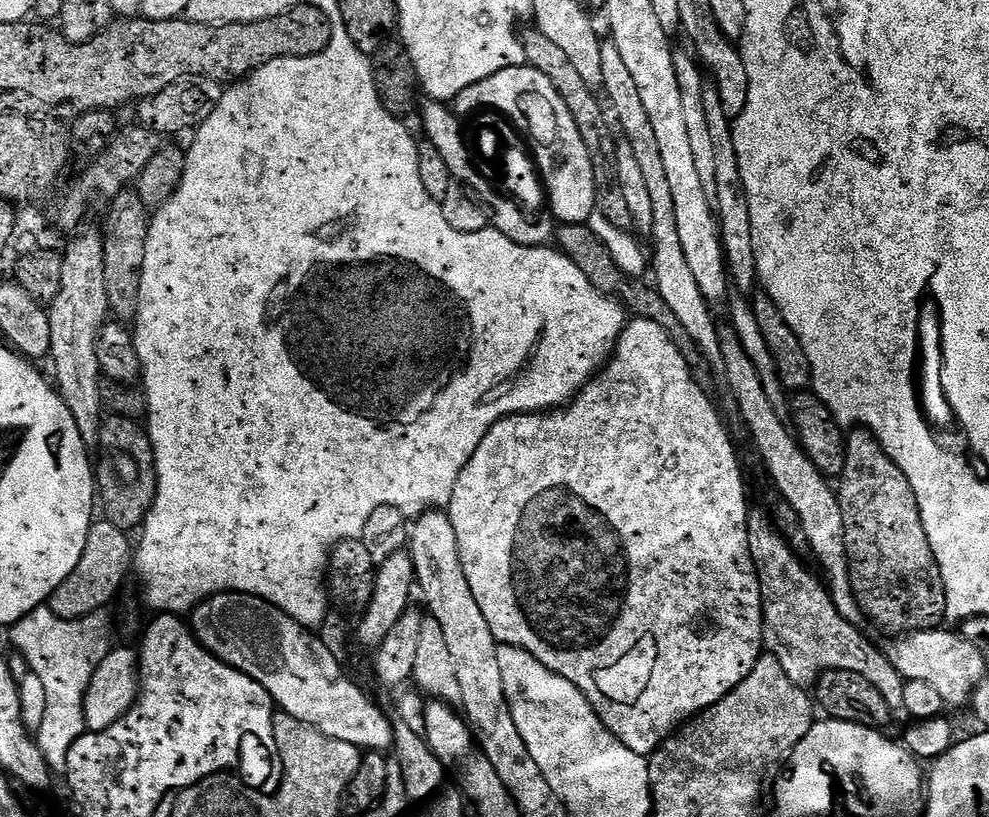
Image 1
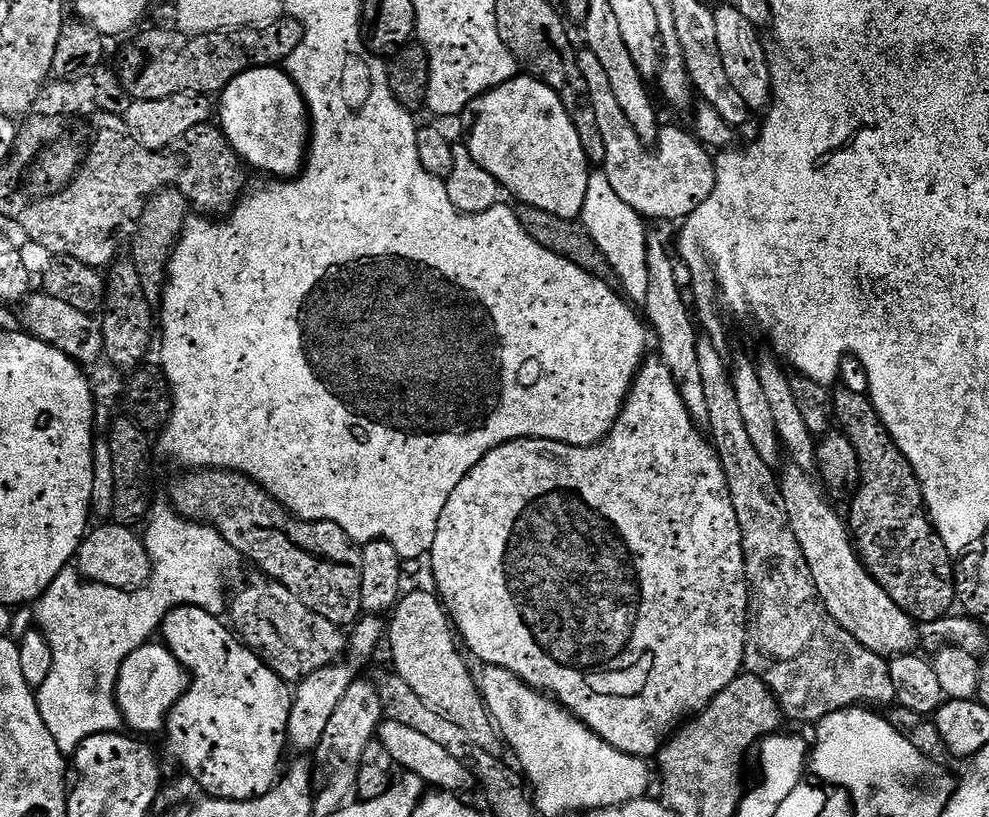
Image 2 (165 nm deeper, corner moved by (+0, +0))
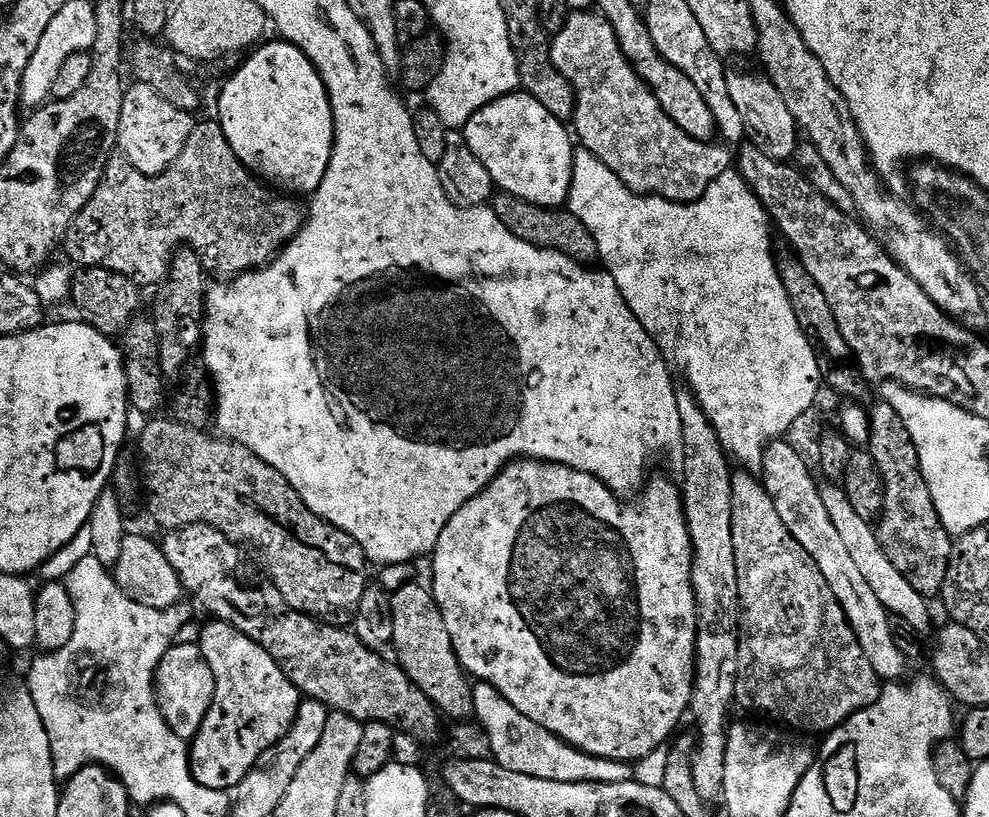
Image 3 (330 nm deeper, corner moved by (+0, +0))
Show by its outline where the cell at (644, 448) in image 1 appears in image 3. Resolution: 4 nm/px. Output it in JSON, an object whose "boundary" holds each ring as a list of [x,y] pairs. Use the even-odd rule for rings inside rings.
{"boundary":[[[517,459],[505,466],[488,483],[487,488],[483,488],[473,500],[466,502],[466,506],[462,506],[462,510],[458,510],[458,514],[454,514],[454,518],[450,518],[450,522],[446,522],[446,530],[442,530],[442,534],[436,543],[436,551],[430,556],[430,561],[432,560],[432,584],[430,583],[432,599],[440,607],[440,613],[446,622],[446,630],[450,630],[450,642],[454,646],[456,657],[460,659],[460,664],[469,677],[494,686],[494,690],[498,690],[498,694],[502,694],[502,698],[506,698],[506,702],[510,702],[510,706],[514,706],[514,710],[526,714],[526,718],[530,718],[538,726],[545,728],[547,732],[554,733],[559,740],[565,740],[572,747],[577,748],[579,752],[584,752],[588,756],[600,756],[603,760],[635,762],[650,755],[654,749],[667,745],[669,743],[667,741],[668,735],[679,726],[680,719],[686,716],[692,702],[692,685],[696,678],[697,630],[696,595],[692,589],[692,539],[688,533],[688,519],[684,516],[684,498],[681,489],[677,485],[675,488],[668,480],[651,480],[649,479],[643,485],[642,493],[644,492],[644,496],[637,495],[635,497],[637,500],[633,504],[623,504],[620,501],[623,499],[617,493],[612,492],[603,481],[597,476],[592,476],[589,472],[568,468],[565,464],[551,464],[546,460]]]}

